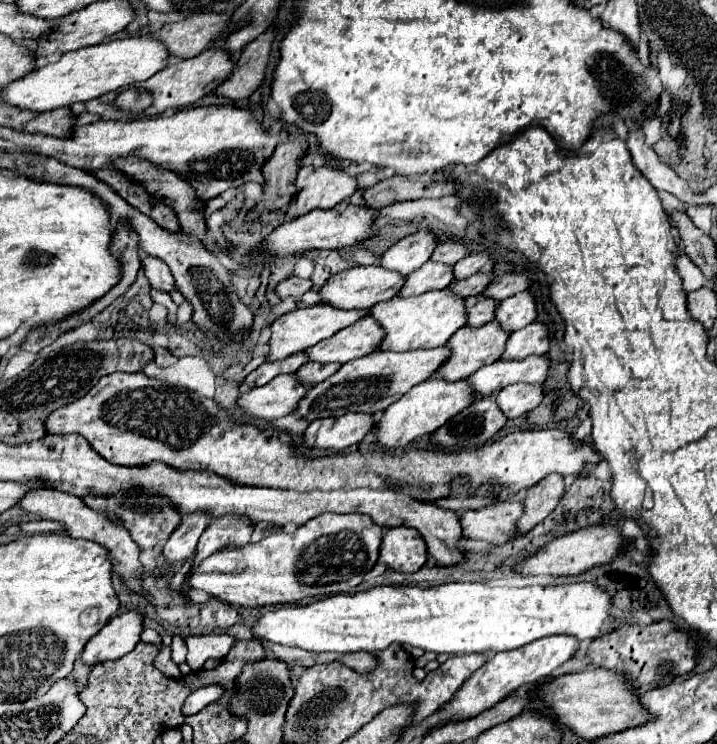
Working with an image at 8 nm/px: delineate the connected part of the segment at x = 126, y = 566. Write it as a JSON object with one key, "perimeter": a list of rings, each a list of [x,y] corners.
{"perimeter":[[[45,488],[45,490],[33,490],[29,492],[23,500],[19,500],[19,506],[31,514],[39,514],[41,518],[47,520],[59,520],[67,526],[67,534],[71,538],[83,538],[83,540],[91,540],[101,544],[103,548],[109,550],[109,558],[113,564],[113,570],[121,574],[121,578],[125,580],[125,584],[129,588],[137,586],[141,590],[141,582],[143,582],[143,566],[139,562],[139,546],[131,540],[129,532],[123,526],[117,526],[113,522],[109,522],[103,514],[97,514],[93,510],[89,510],[81,498],[61,492],[61,490],[53,490],[53,488]]]}

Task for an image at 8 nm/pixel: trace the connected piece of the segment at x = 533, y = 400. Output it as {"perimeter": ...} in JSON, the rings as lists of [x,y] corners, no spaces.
{"perimeter":[[[513,384],[501,388],[497,394],[497,404],[507,418],[519,418],[541,404],[545,390],[541,384]]]}

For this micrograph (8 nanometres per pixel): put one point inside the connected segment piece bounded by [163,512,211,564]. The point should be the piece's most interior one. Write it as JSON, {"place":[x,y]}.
{"place":[181,545]}

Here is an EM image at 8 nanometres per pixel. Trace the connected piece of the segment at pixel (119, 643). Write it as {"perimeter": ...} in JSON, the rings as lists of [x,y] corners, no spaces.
{"perimeter":[[[135,610],[123,612],[115,618],[111,618],[101,628],[101,632],[97,632],[87,642],[81,658],[89,666],[93,666],[97,662],[105,662],[105,660],[117,660],[137,646],[143,630],[145,630],[143,616],[139,612],[135,612]]]}

